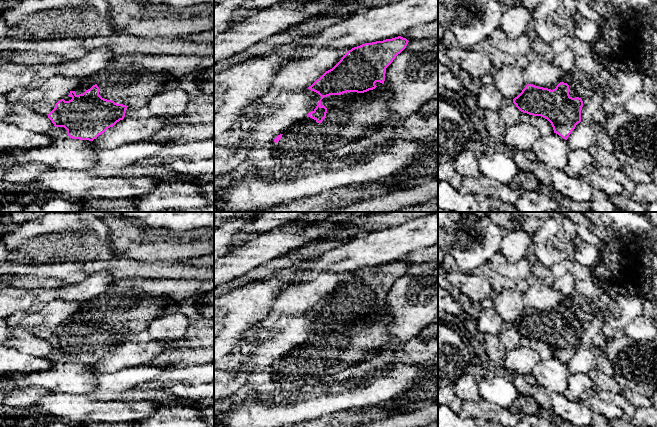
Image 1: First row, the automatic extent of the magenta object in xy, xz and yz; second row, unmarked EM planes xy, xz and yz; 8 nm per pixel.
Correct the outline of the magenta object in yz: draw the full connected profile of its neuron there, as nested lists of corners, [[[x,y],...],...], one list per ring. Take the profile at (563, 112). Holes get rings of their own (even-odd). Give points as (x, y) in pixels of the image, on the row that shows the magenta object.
[[[560,82],[553,90],[527,84],[513,99],[513,103],[523,113],[547,119],[554,133],[567,140],[581,122],[583,107],[582,99],[572,98],[569,92],[569,85],[564,82]]]

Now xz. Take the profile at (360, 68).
[[[398,36],[383,41],[365,43],[349,50],[332,69],[326,71],[308,87],[311,91],[318,93],[321,99],[316,108],[307,114],[307,117],[314,119],[319,124],[322,123],[327,113],[327,108],[321,104],[324,97],[347,92],[364,93],[375,89],[377,87],[376,82],[384,84],[386,68],[406,48],[408,42],[406,38]]]

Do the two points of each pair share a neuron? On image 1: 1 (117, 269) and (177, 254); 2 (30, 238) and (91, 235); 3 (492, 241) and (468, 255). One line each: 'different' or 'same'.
1: different
2: same
3: same

